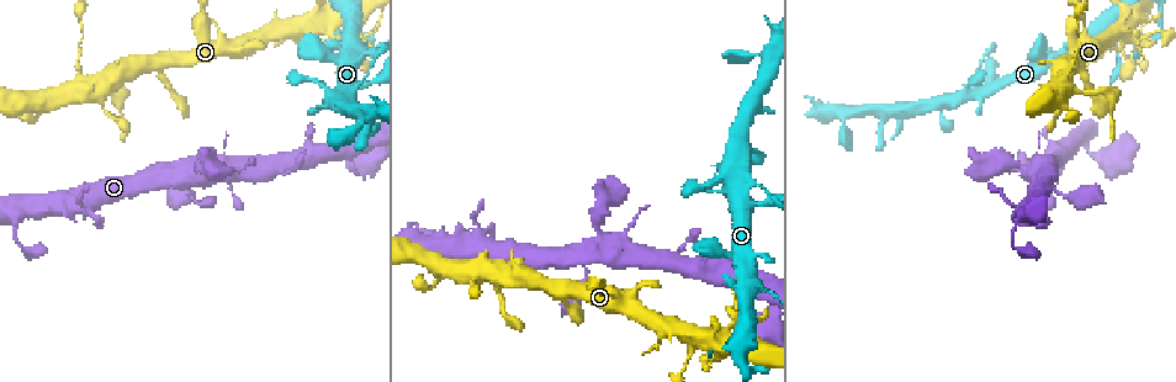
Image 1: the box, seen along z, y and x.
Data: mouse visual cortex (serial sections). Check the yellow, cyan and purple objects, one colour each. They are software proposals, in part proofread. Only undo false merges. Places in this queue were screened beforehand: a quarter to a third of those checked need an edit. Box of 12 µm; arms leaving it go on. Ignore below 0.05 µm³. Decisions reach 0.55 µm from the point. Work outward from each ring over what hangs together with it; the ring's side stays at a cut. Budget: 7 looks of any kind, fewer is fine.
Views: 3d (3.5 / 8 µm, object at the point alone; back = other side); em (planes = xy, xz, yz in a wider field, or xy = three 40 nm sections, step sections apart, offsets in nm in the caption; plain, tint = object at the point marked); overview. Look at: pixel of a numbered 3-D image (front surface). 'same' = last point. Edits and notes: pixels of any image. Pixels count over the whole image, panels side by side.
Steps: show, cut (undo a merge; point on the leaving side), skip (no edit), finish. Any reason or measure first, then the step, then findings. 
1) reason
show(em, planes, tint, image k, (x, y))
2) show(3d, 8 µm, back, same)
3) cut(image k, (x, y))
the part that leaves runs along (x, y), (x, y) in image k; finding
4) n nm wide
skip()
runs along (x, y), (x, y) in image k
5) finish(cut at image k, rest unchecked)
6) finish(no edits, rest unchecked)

four-way junction
show(3d, 3.5 µm, image 1, (347, 90))

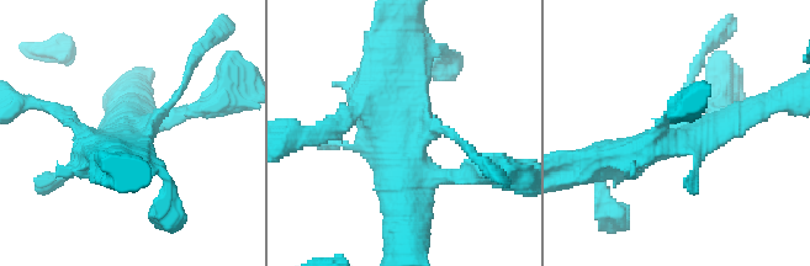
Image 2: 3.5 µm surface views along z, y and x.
show(em, xy, step 3, tint, image 2, (694, 136))

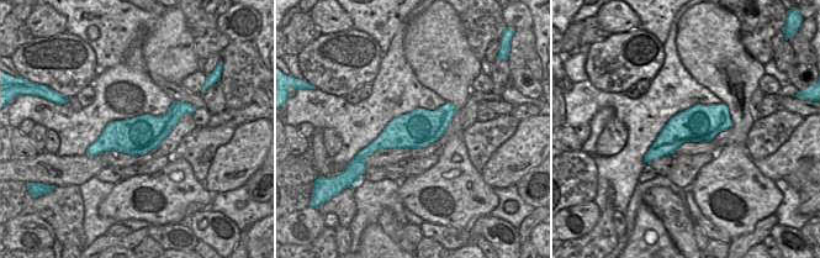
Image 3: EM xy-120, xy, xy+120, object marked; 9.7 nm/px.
skip()
runs along (184, 108), (90, 152) in image 3; continuous, no second cell

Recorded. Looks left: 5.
a narrow waist
show(3d, 3.5 µm, image 1, (1075, 85))

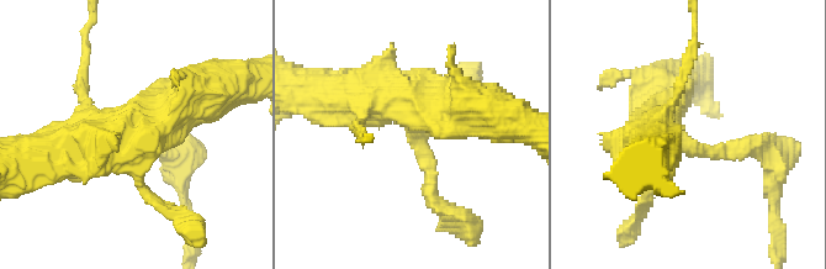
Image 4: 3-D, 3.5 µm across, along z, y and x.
show(em, xy, step 2, tint, image 4, (685, 140))

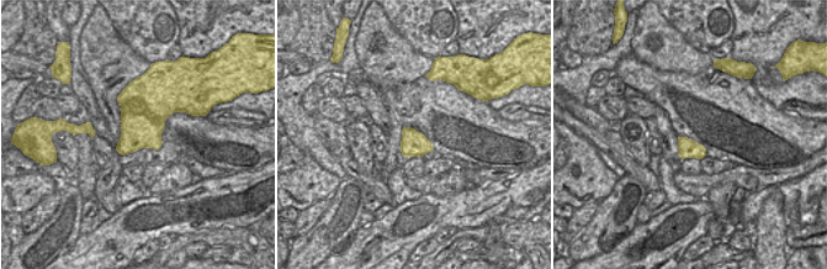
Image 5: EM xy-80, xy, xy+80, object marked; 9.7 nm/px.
show(em, planes, tint, same)

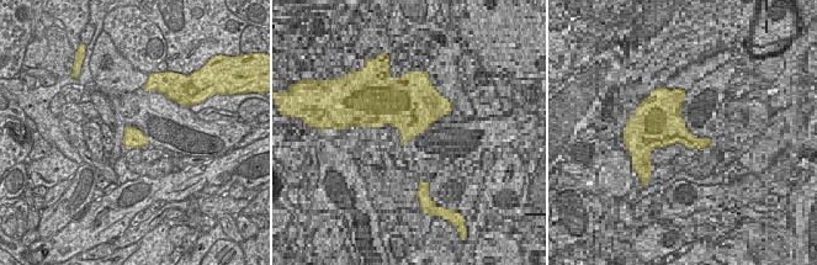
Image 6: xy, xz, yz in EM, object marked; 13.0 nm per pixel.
260 nm wide
skip()
runs along (192, 98), (152, 128), (46, 159) in image 4; all the same cell

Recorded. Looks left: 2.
two arms in line, one across
show(3d, 3.5 µm, back, image 1, (350, 33))

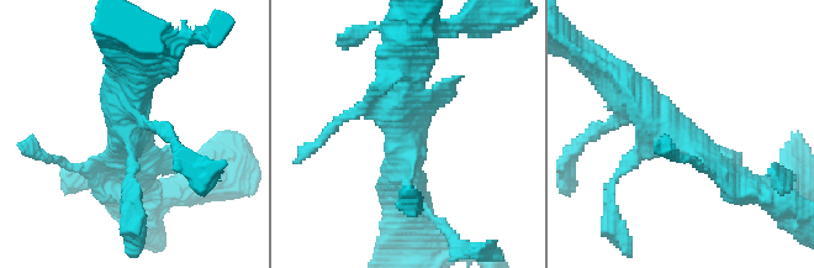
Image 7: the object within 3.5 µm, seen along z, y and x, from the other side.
need the tissue
show(em, xy, step 1, tint, image 7, (128, 129))

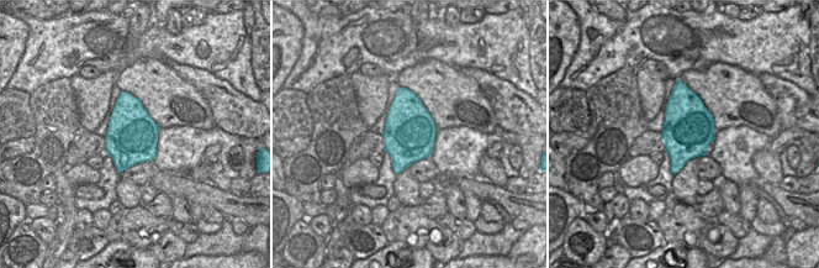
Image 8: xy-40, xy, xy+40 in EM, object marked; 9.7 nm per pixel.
skip()
runs along (724, 173), (601, 71) in image 7; continuous, no second cell

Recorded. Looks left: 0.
finish(no edits, rest unchecked)

